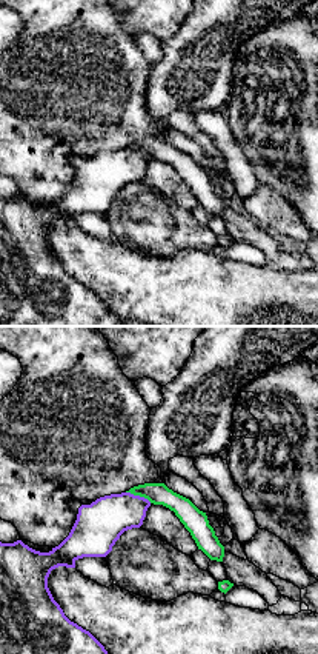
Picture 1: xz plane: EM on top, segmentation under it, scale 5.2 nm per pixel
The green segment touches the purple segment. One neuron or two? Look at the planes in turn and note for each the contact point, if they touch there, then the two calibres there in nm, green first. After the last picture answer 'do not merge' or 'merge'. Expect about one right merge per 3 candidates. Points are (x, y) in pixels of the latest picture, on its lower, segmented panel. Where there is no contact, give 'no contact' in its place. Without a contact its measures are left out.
contact (139, 494); calibres 110 and 240 nm

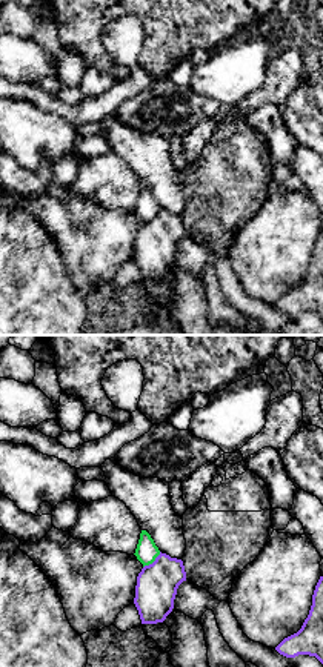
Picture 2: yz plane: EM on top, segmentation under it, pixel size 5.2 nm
contact (153, 561); calibres 120 and 220 nm

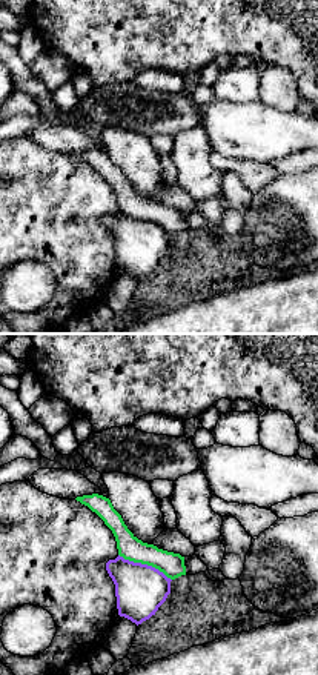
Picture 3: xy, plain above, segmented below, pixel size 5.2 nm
contact (145, 563); calibres 130 and 260 nm

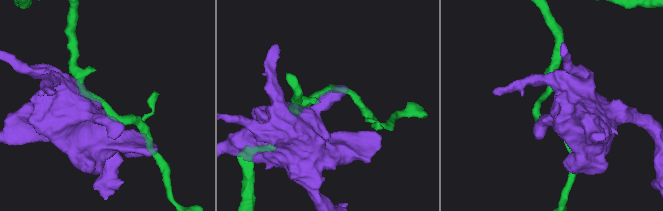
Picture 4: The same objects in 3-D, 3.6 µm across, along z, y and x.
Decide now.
do not merge

